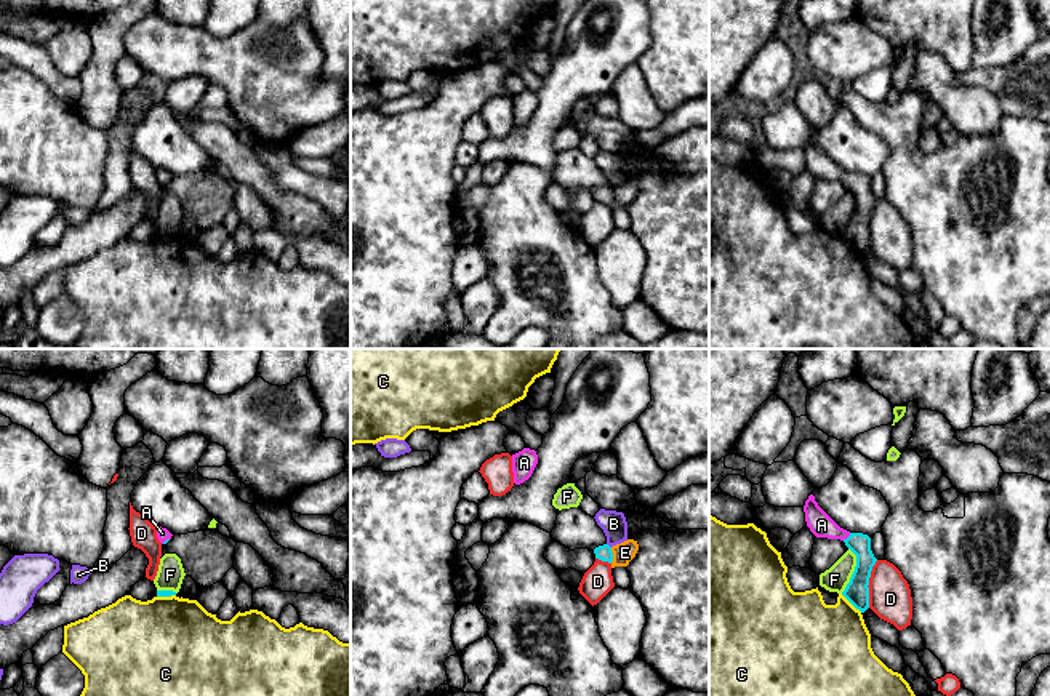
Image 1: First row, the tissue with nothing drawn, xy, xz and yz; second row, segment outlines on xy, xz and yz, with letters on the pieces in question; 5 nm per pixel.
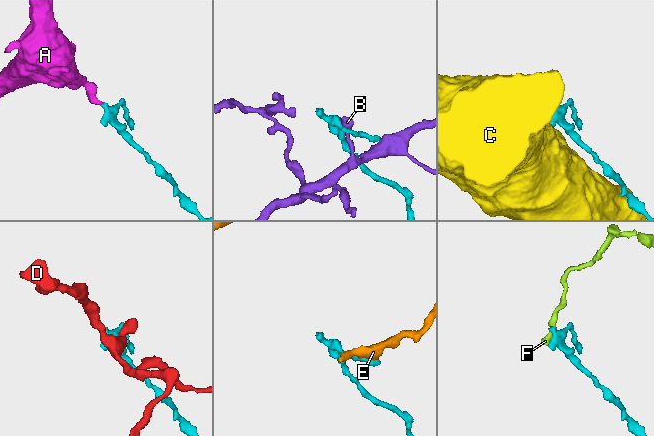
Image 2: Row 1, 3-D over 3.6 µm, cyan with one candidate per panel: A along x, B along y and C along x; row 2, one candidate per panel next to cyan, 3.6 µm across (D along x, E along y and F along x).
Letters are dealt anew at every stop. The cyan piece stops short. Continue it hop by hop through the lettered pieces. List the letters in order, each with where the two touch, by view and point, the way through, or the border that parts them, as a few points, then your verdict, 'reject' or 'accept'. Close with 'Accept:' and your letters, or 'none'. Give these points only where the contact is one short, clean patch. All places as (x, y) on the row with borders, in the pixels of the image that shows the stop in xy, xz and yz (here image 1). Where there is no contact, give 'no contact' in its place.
A: contact yz (847, 538); way yz (860, 544), (847, 538), (821, 525); accept
B: contact xz (609, 546); border xz (607, 543), (610, 548); reject
C: contact yz (852, 604); reject
D: contact yz (868, 584); reject
E: contact xz (612, 556); reject
F: contact yz (855, 570); border yz (849, 548), (855, 556), (855, 570), (841, 592); reject
Accept: A

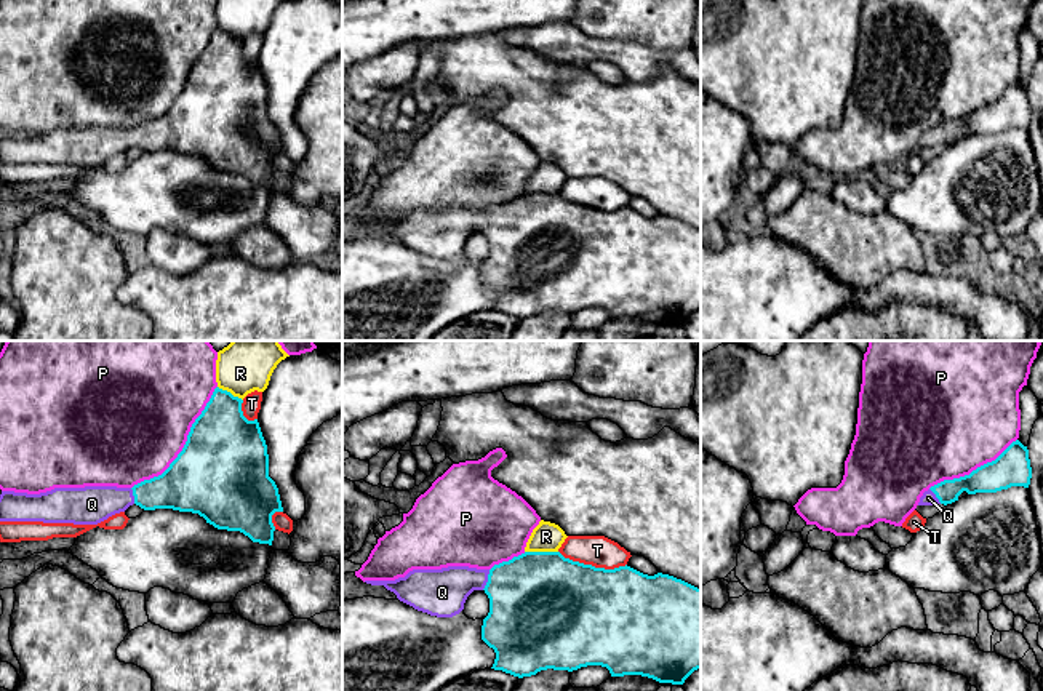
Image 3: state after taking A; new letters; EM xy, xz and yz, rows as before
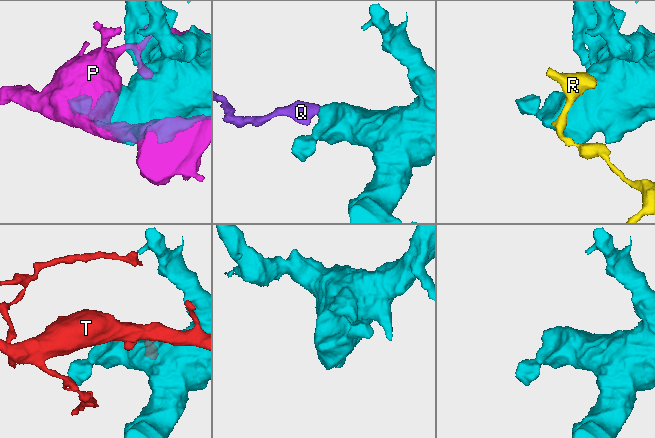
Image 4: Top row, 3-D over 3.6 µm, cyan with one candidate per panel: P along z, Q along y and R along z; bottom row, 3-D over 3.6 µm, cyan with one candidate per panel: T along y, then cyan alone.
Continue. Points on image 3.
P: contact xy (184, 445); reject
Q: contact xz (488, 579); way xz (535, 597), (488, 579), (464, 579), (442, 592); accept
R: contact xz (541, 552); reject
T: contact xz (591, 565); reject
Accept: Q

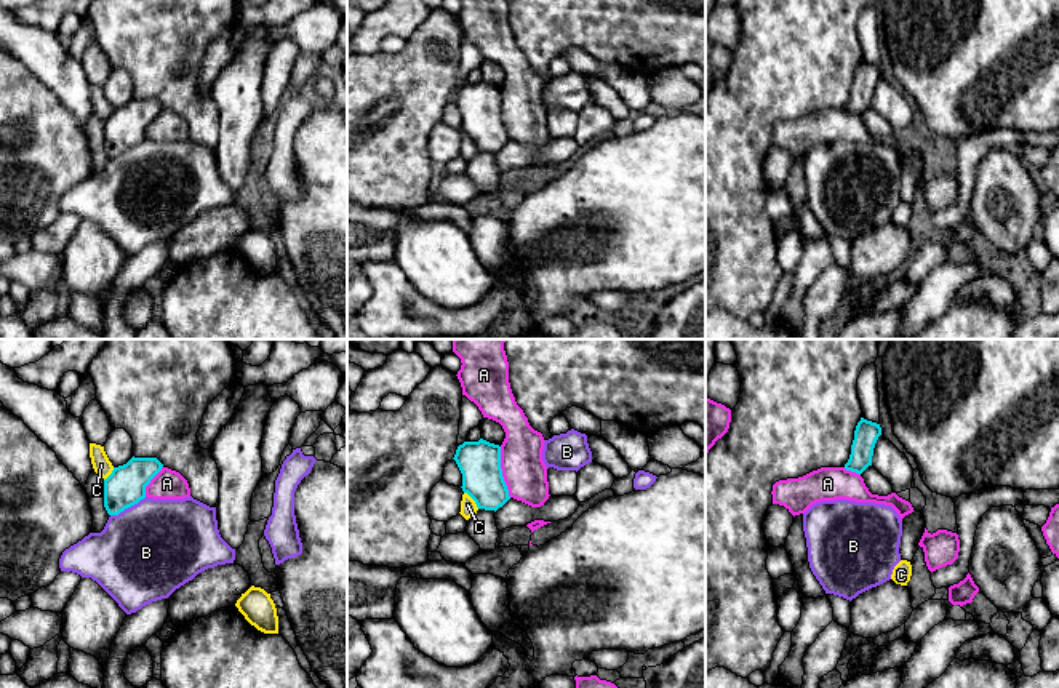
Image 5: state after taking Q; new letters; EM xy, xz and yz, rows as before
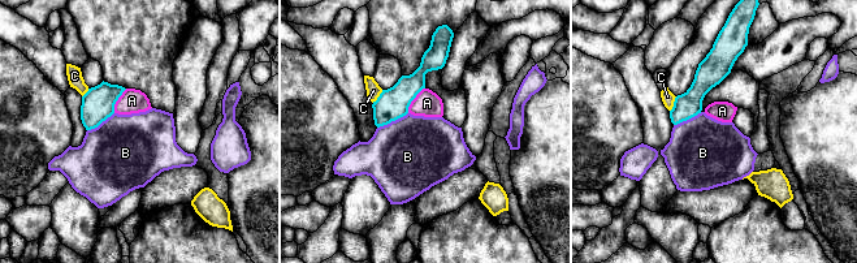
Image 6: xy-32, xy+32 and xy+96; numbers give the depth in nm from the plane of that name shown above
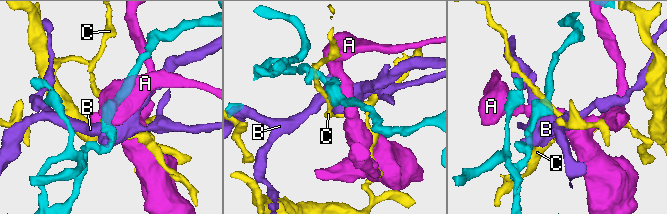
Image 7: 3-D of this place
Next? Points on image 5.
A: contact xz (501, 472); reject
B: contact xy (128, 506); reject
C: contact xz (472, 498); border xz (464, 492), (479, 508); reject
Accept: none

